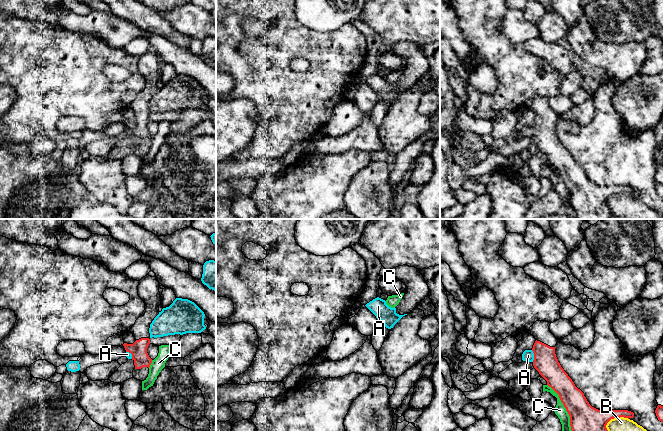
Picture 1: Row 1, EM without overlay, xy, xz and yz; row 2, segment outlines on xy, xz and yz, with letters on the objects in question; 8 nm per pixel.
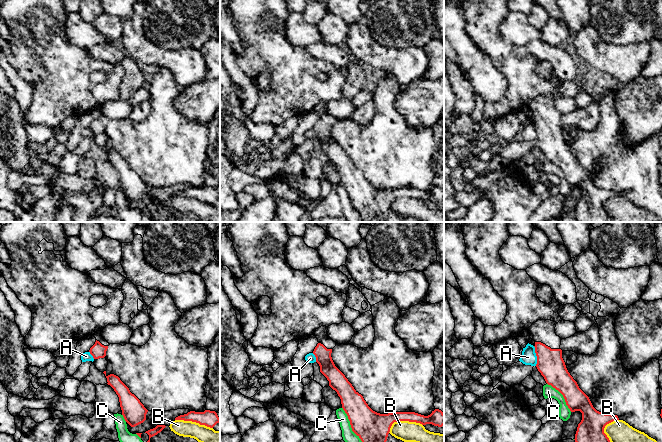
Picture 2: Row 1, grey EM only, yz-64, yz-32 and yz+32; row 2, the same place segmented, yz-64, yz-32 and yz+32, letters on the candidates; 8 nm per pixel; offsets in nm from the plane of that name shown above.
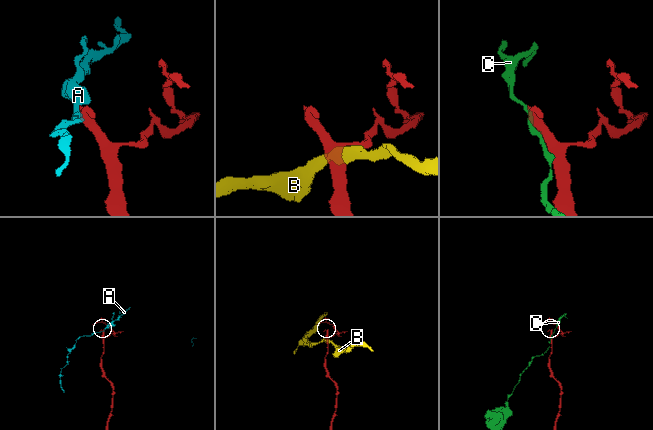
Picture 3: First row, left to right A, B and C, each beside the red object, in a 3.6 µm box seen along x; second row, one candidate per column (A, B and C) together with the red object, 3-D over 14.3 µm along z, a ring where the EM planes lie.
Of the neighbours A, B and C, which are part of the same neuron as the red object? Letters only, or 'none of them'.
none of them

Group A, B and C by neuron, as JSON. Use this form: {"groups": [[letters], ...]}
{"groups": [["A"], ["B"], ["C"]]}

